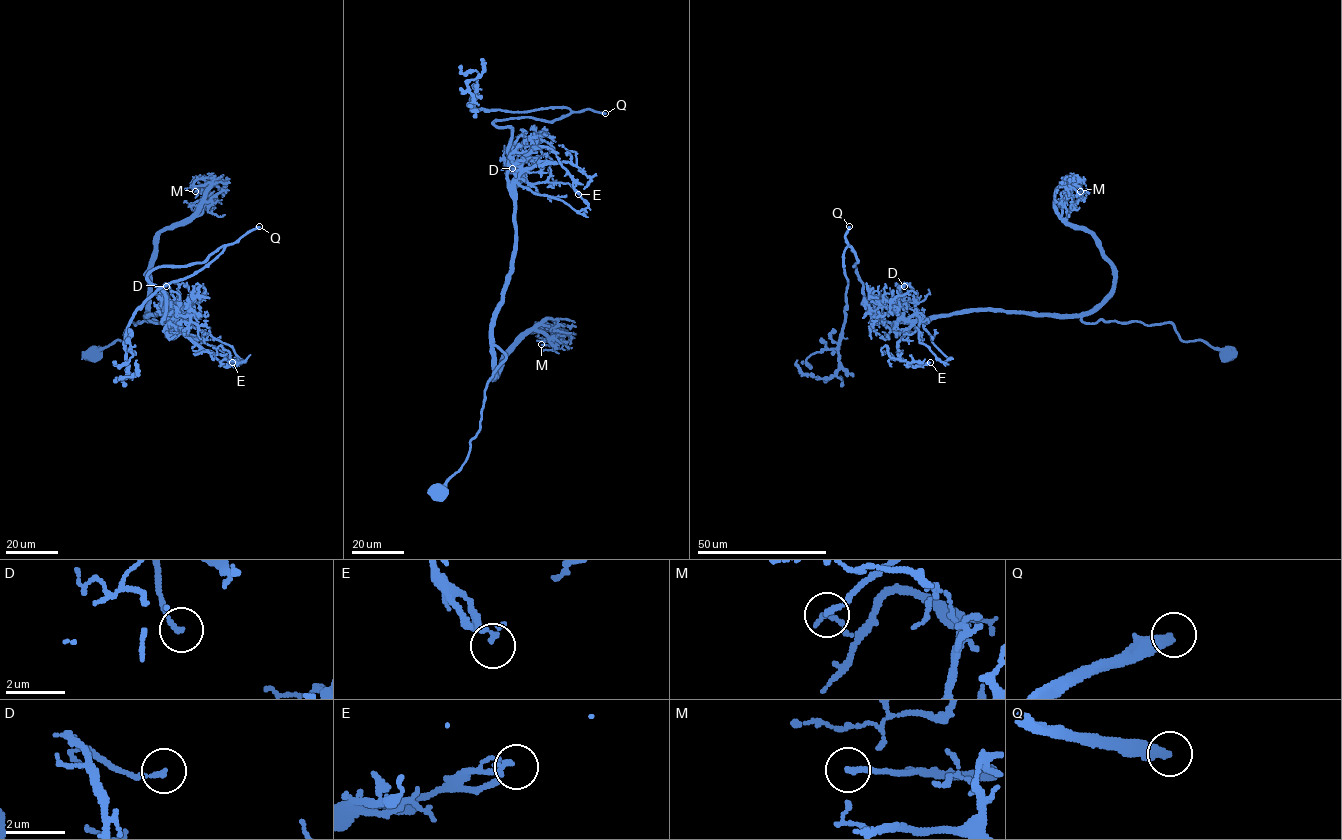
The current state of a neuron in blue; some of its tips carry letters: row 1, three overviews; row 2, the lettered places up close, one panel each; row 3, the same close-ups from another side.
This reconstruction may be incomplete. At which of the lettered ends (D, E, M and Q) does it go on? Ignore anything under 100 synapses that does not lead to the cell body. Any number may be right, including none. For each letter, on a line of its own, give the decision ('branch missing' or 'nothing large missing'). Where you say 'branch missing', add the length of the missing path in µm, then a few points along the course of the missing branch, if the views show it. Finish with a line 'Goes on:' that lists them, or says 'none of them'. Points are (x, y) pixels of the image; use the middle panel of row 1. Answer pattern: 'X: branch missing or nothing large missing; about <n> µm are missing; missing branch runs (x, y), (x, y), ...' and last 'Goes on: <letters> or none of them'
D: nothing large missing
E: nothing large missing
M: nothing large missing
Q: branch missing; about 150 µm are missing
Goes on: Q

